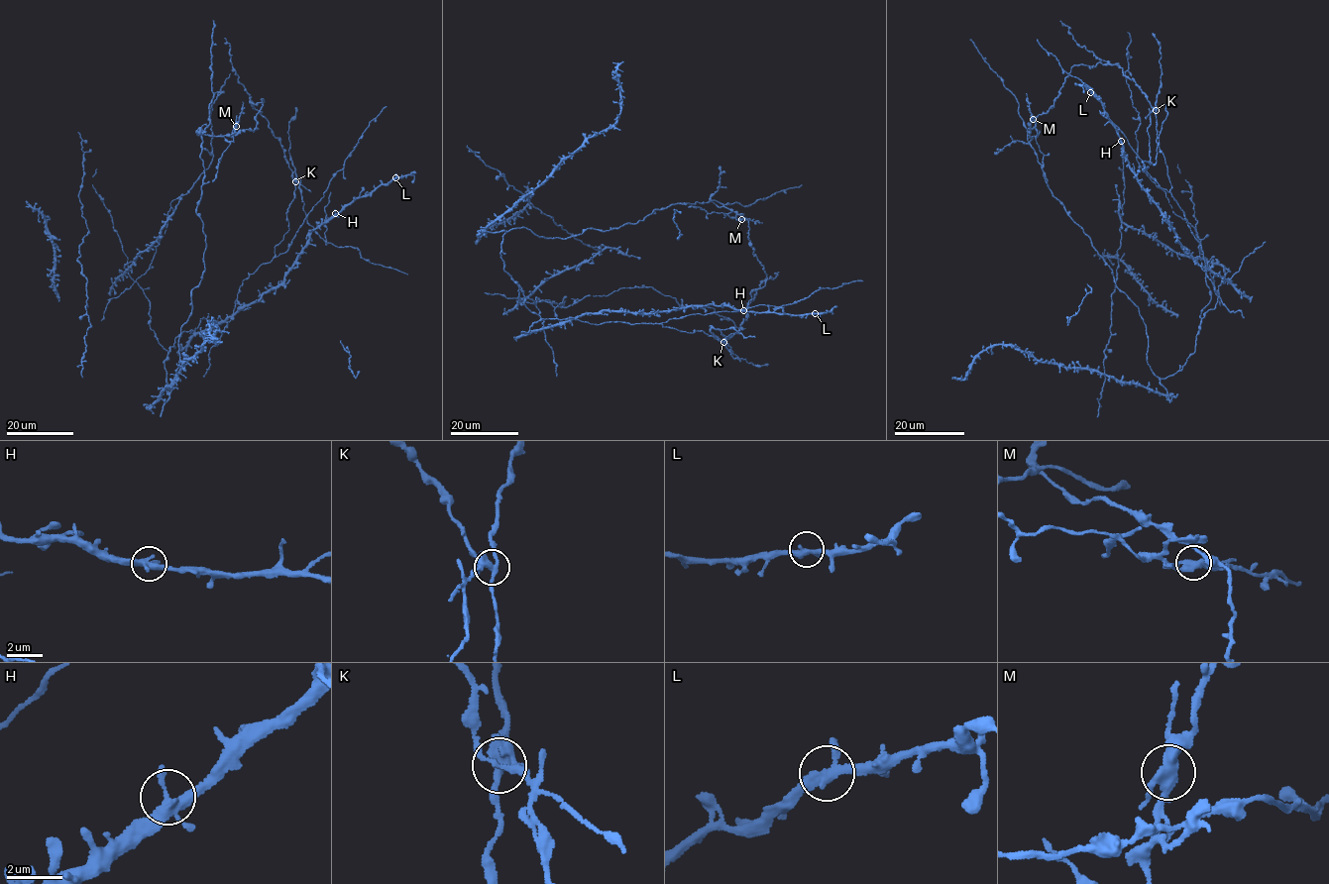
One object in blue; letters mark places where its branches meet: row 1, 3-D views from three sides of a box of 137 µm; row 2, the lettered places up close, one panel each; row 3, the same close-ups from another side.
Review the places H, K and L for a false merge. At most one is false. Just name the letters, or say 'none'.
K

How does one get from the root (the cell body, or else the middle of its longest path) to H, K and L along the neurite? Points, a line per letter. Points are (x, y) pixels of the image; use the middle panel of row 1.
H: (524, 304), (539, 316), (545, 328), (607, 309), (657, 313), (711, 304), (729, 305), (743, 310)
K: (524, 304), (545, 328), (579, 316), (576, 319), (592, 324), (651, 322), (690, 333), (701, 330), (723, 341)
L: (524, 304), (539, 316), (545, 328), (607, 309), (657, 313), (711, 304), (756, 312), (815, 313)

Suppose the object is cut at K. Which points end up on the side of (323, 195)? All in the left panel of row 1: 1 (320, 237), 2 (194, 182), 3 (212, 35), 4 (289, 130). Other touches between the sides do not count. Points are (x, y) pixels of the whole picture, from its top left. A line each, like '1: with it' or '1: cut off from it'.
1: cut off from it
2: with it
3: with it
4: with it

